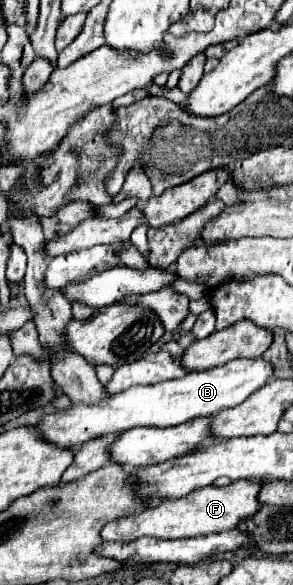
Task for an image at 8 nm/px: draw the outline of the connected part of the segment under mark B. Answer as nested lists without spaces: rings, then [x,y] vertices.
[[[238,358],[230,360],[224,366],[210,368],[204,372],[190,372],[178,380],[166,380],[150,386],[132,386],[120,394],[114,394],[94,406],[78,404],[66,412],[52,412],[38,422],[38,432],[44,440],[54,442],[64,448],[82,446],[86,440],[92,440],[110,432],[124,432],[136,426],[178,426],[182,422],[214,416],[226,408],[238,406],[254,390],[262,388],[274,374],[274,364],[260,358]]]

